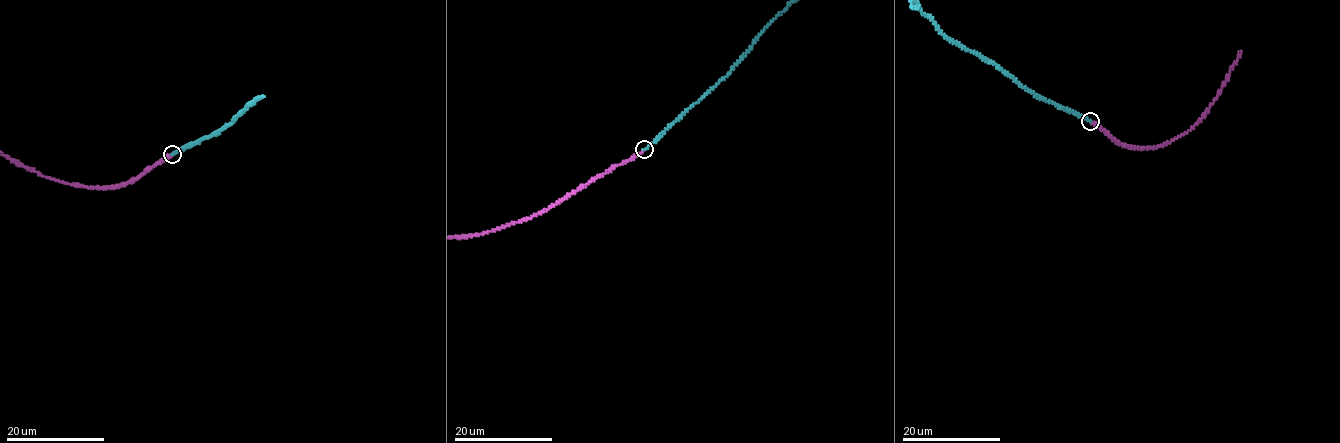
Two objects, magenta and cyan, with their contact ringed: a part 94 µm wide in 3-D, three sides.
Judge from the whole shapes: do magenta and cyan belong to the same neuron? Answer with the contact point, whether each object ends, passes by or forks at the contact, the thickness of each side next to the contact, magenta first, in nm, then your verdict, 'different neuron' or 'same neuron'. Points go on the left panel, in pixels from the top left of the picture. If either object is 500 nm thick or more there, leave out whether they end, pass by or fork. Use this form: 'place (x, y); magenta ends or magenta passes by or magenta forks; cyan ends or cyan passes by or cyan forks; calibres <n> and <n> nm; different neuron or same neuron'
place (172, 154); magenta ends; cyan ends; calibres 200 and 200 nm; same neuron

